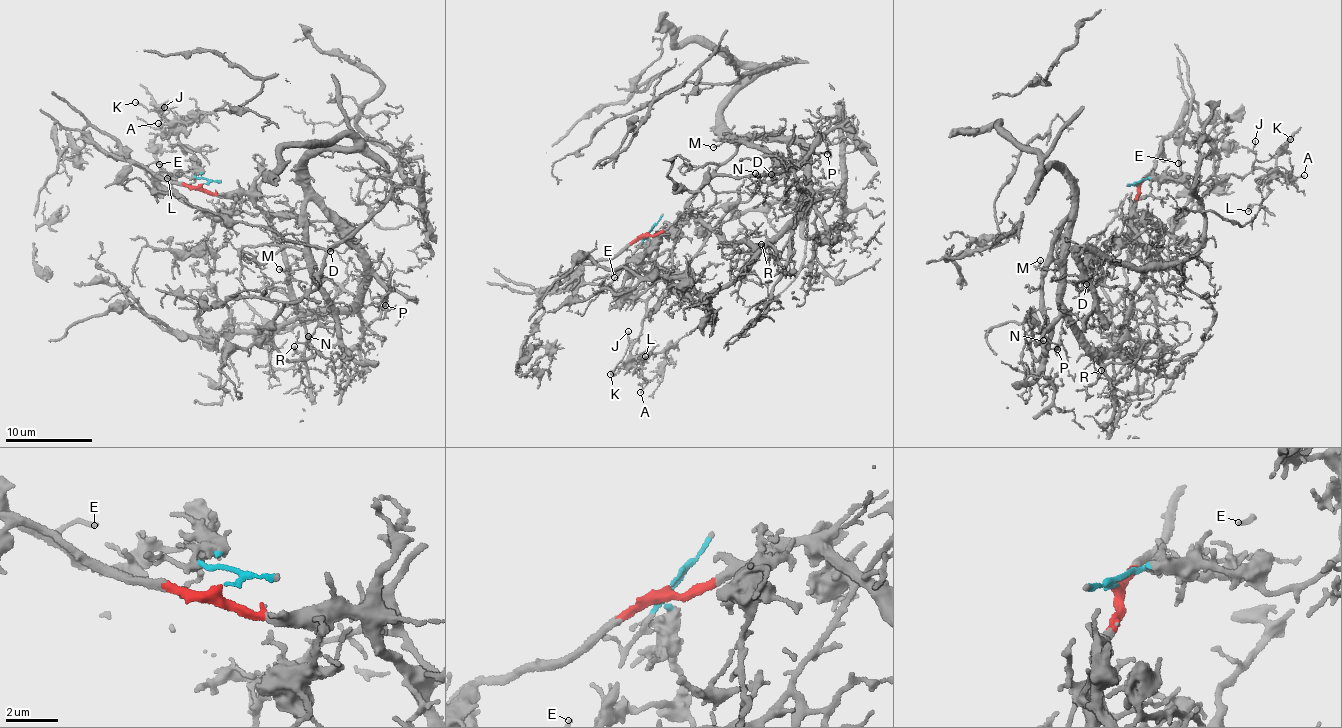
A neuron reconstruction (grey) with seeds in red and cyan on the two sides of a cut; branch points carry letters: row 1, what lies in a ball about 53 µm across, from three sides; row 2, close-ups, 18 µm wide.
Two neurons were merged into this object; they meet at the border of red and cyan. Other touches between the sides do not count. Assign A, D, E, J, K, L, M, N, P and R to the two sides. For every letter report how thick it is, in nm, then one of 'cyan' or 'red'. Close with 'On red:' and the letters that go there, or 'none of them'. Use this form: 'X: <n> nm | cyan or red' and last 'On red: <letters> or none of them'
A: 110 nm | cyan
D: 110 nm | red
E: 150 nm | cyan
J: 120 nm | cyan
K: 140 nm | cyan
L: 130 nm | cyan
M: 120 nm | red
N: 190 nm | red
P: 120 nm | red
R: 130 nm | red
On red: D, M, N, P, R

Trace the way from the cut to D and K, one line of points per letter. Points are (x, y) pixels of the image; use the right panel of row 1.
D: (1138, 184), (1132, 229), (1144, 272), (1128, 331), (1107, 355), (1062, 303), (1067, 283), (1087, 284)
K: (1139, 185), (1145, 180), (1180, 179), (1189, 187), (1259, 168), (1274, 173), (1289, 138)

